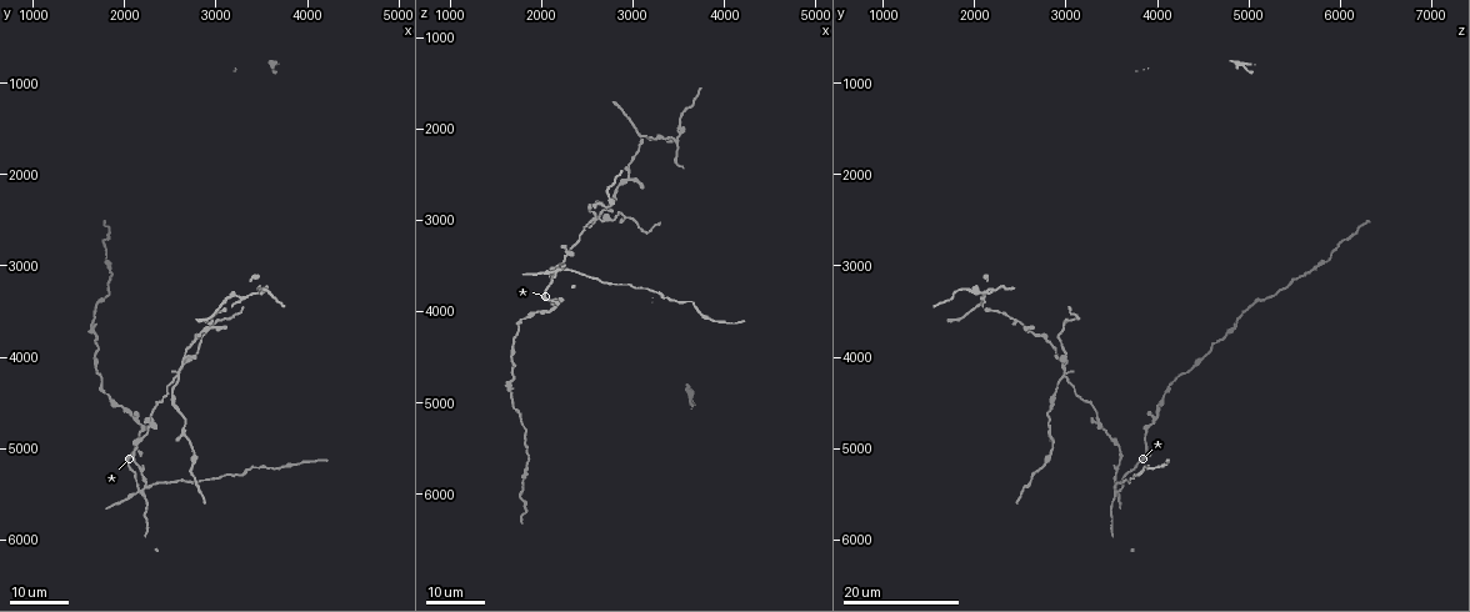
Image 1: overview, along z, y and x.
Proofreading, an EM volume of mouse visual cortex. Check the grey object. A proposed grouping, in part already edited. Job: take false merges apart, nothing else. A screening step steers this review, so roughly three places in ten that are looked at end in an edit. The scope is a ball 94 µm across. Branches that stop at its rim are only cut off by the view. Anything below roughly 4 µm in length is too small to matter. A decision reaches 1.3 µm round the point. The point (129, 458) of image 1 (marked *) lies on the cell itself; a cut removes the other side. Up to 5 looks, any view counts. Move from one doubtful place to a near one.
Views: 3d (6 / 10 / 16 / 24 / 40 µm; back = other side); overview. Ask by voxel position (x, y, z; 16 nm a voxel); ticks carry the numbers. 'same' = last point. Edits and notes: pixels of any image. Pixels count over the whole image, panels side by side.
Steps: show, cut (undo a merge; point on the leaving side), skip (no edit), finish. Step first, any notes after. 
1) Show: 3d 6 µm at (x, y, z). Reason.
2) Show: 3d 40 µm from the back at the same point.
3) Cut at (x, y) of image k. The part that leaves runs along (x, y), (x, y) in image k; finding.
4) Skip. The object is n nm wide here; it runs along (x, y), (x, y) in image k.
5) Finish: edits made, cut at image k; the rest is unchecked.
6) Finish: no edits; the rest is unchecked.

Show: 3d 16 µm at (2200, 4900, 3500). Thick turns thin.

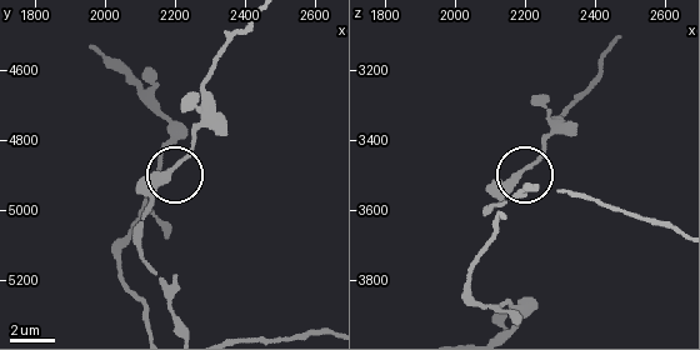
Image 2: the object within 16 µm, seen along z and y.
Show: 3d 10 µm at (2190, 4900, 3510).

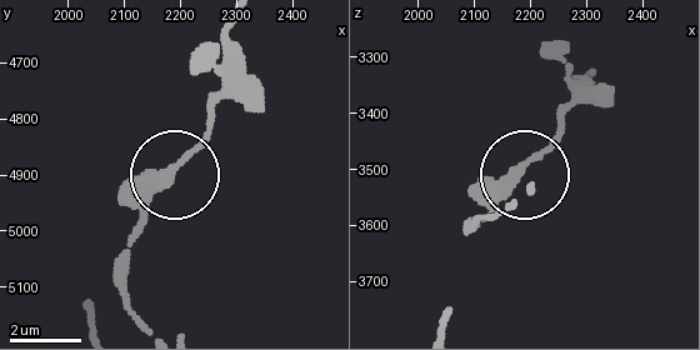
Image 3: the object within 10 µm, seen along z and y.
Show: 3d 6 µm at (2185, 4900, 3505).

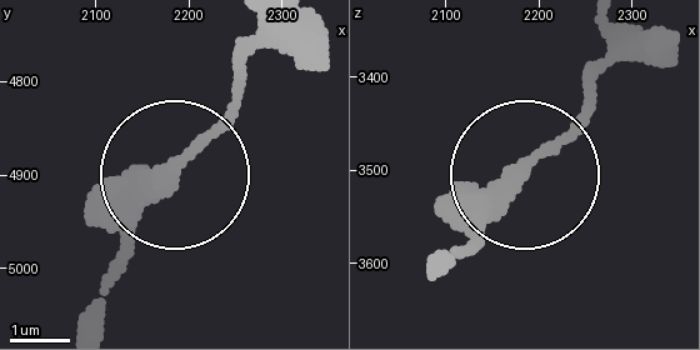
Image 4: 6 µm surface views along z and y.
Skip. It runs along (441, 261), (576, 126), (615, 58) in image 4; continuous, no second cell.

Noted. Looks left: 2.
Show: 3d 16 µm at (2200, 4750, 3900). Calibre changes.

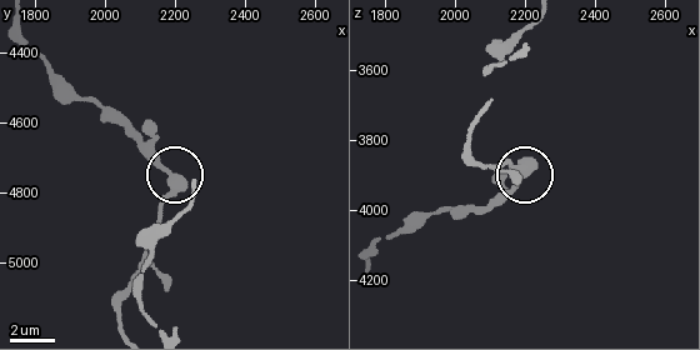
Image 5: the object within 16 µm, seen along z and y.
Show: 3d 6 µm at (2190, 4770, 3890).

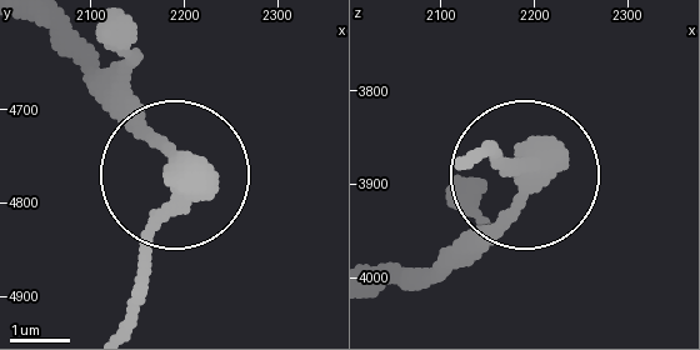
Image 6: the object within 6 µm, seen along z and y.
Skip. The object is 310 nm wide here; it runs along (121, 320), (171, 166), (91, 86) in image 6; continuous, no second cell.

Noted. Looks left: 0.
Finish: no edits; the rest is unchecked.

